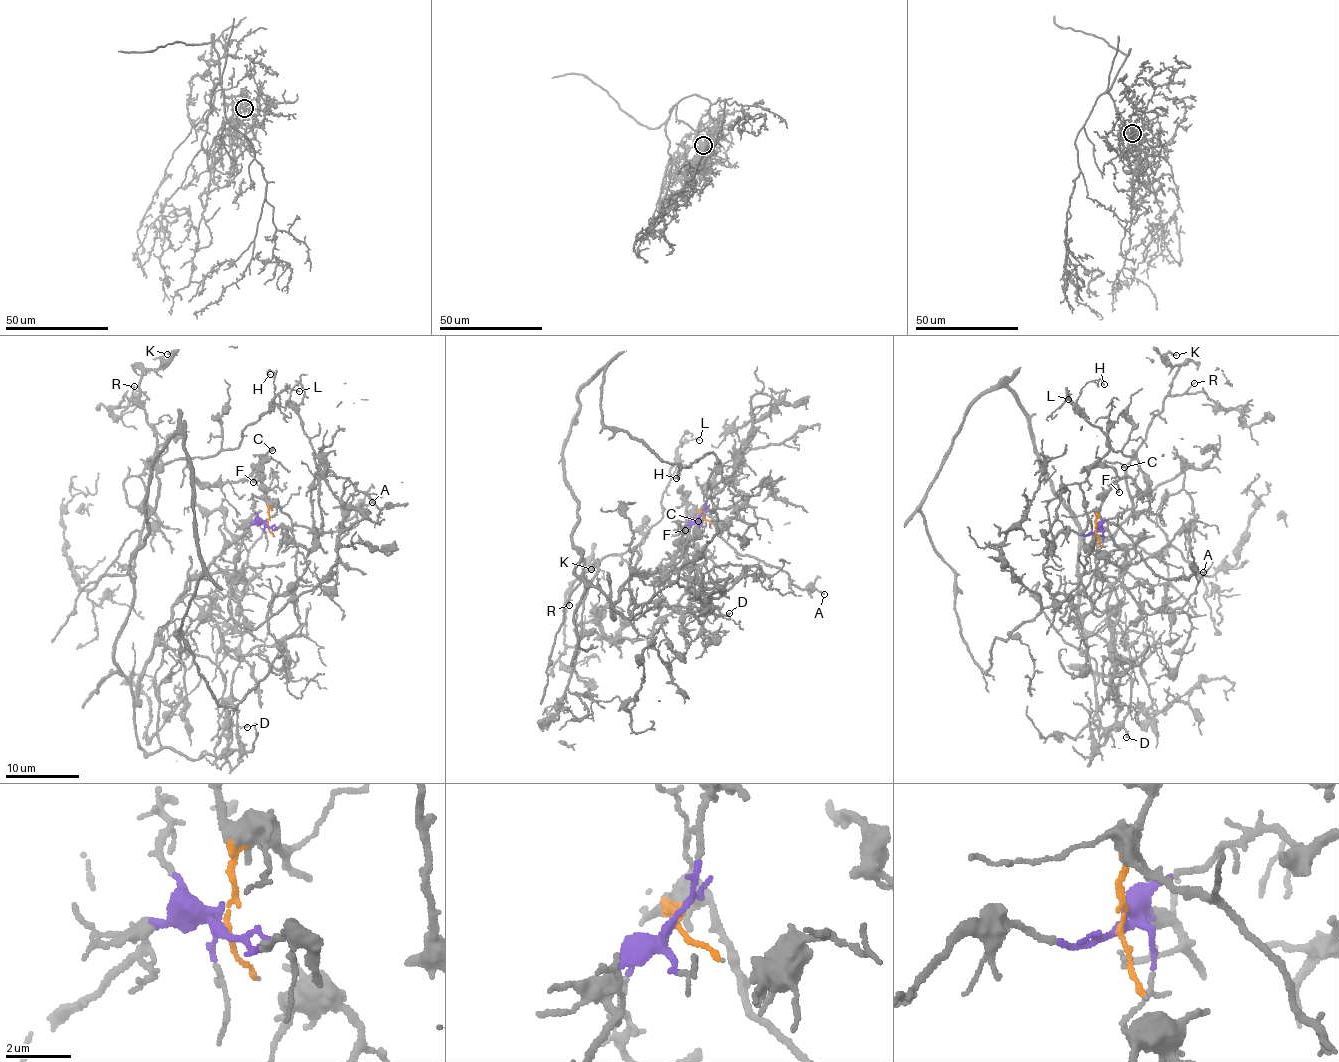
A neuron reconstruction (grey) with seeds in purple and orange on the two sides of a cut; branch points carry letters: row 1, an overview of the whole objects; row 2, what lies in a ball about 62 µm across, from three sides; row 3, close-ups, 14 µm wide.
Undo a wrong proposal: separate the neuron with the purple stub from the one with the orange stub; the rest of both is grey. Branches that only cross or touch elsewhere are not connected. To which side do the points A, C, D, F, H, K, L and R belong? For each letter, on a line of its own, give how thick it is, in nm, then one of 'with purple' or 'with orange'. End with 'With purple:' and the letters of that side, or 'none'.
A: 140 nm thick; with orange
C: 140 nm thick; with orange
D: 180 nm thick; with purple
F: 90 nm thick; with orange
H: 110 nm thick; with orange
K: 150 nm thick; with orange
L: 100 nm thick; with orange
R: 110 nm thick; with orange
With purple: D

